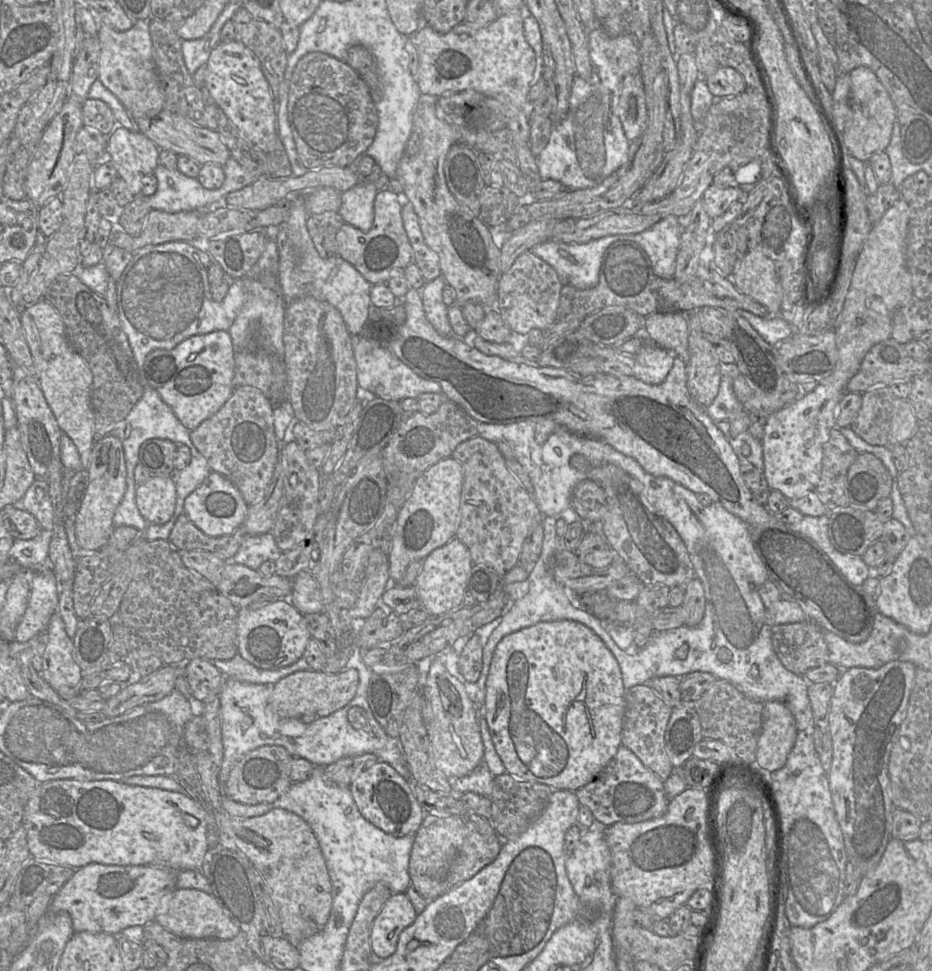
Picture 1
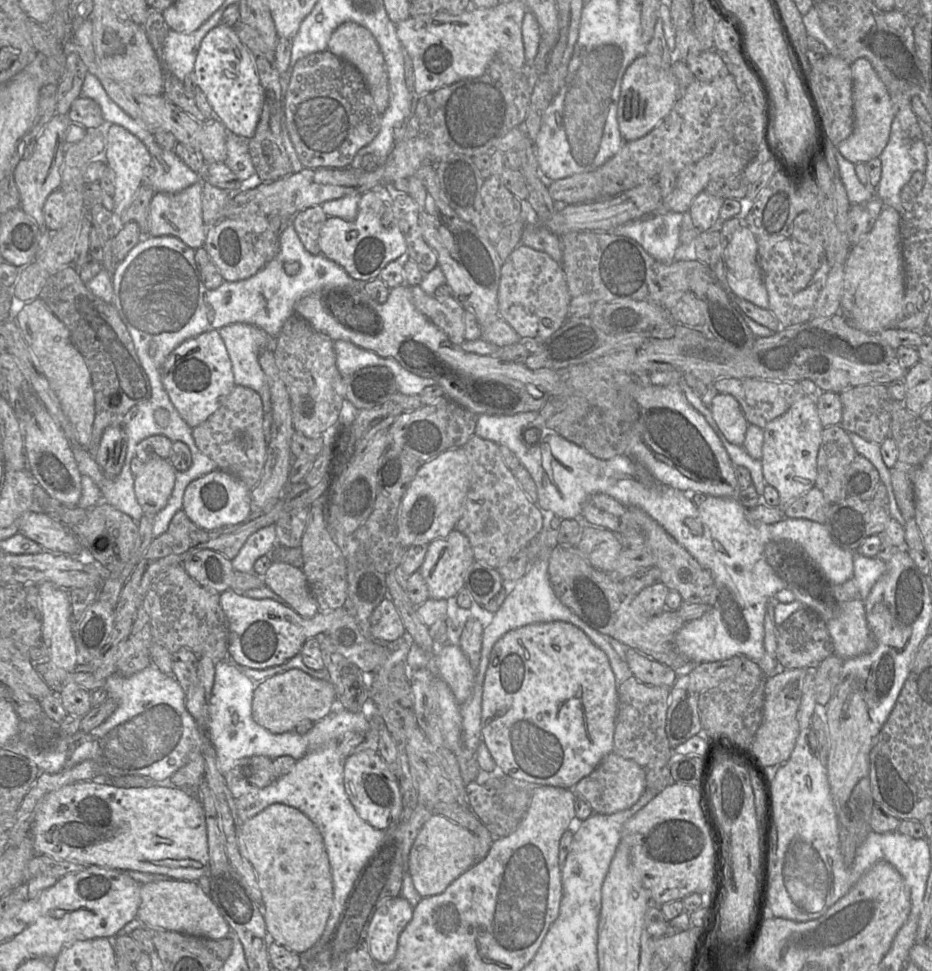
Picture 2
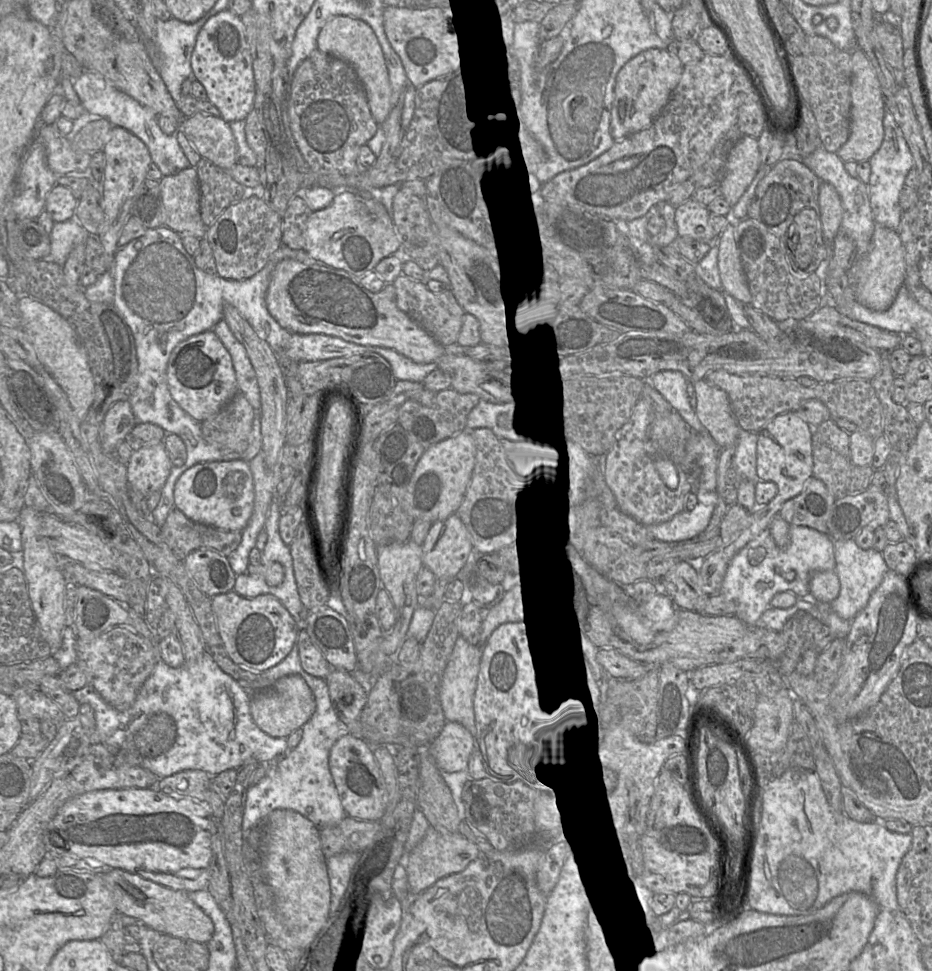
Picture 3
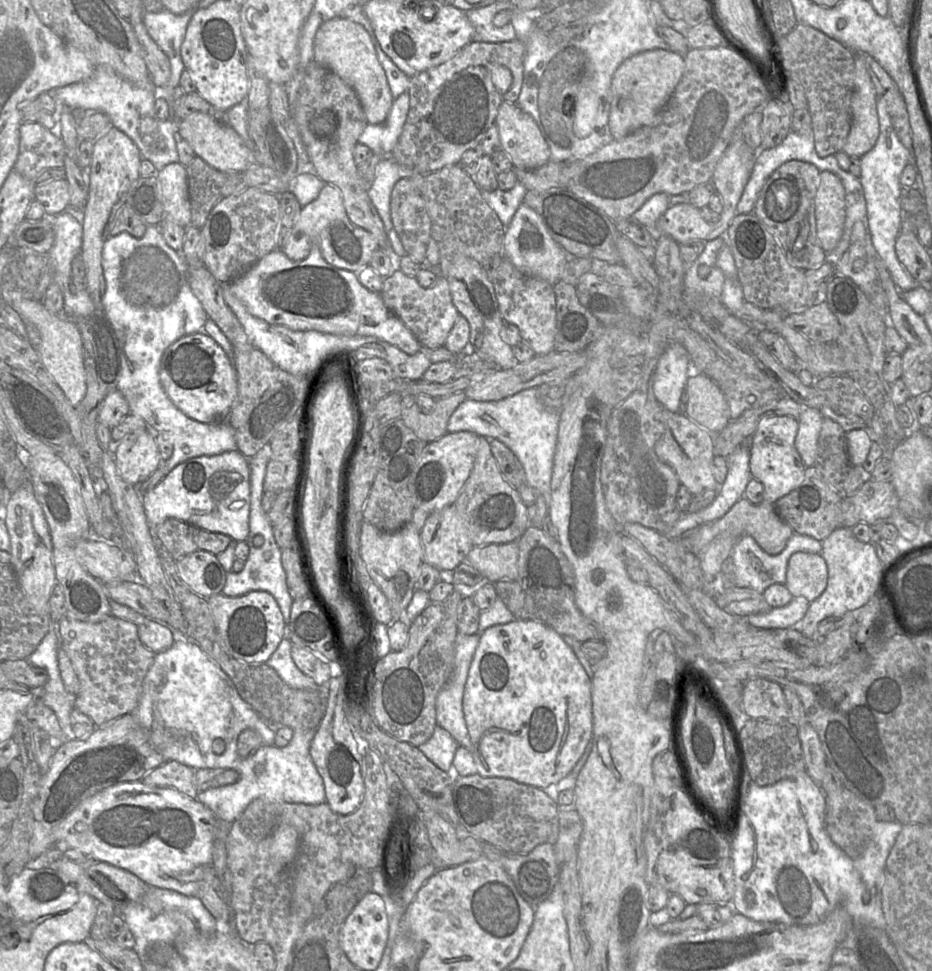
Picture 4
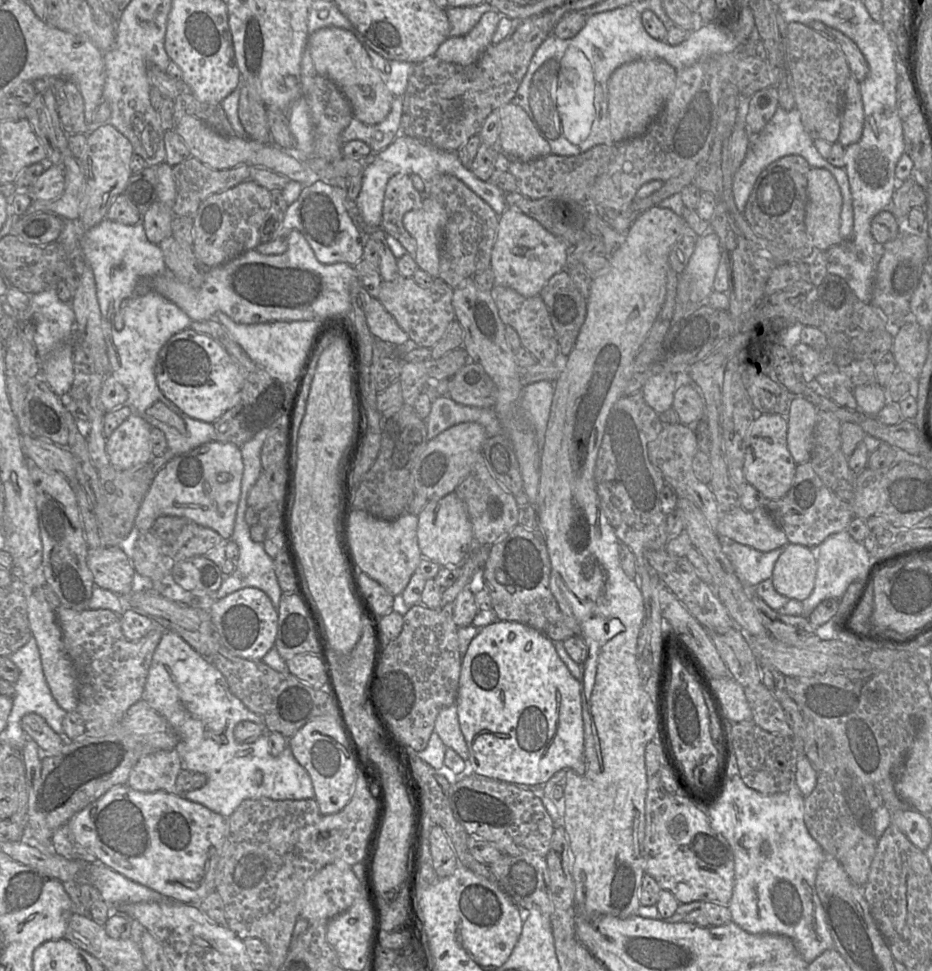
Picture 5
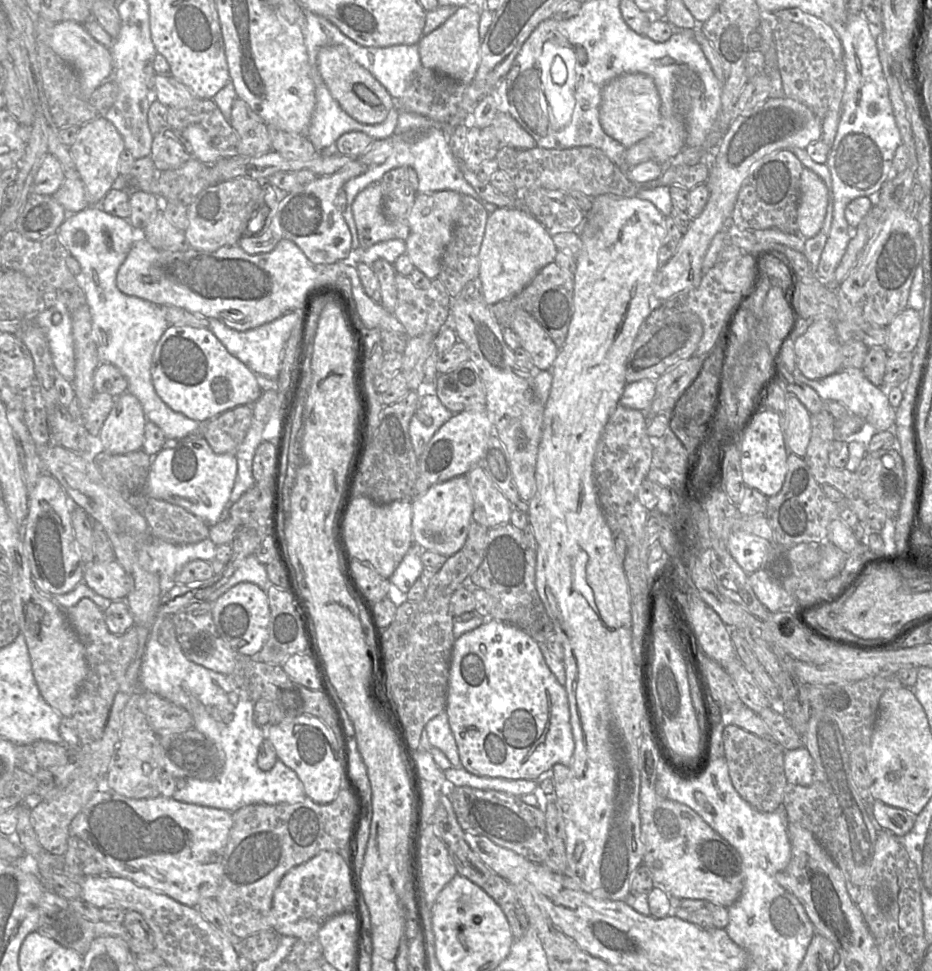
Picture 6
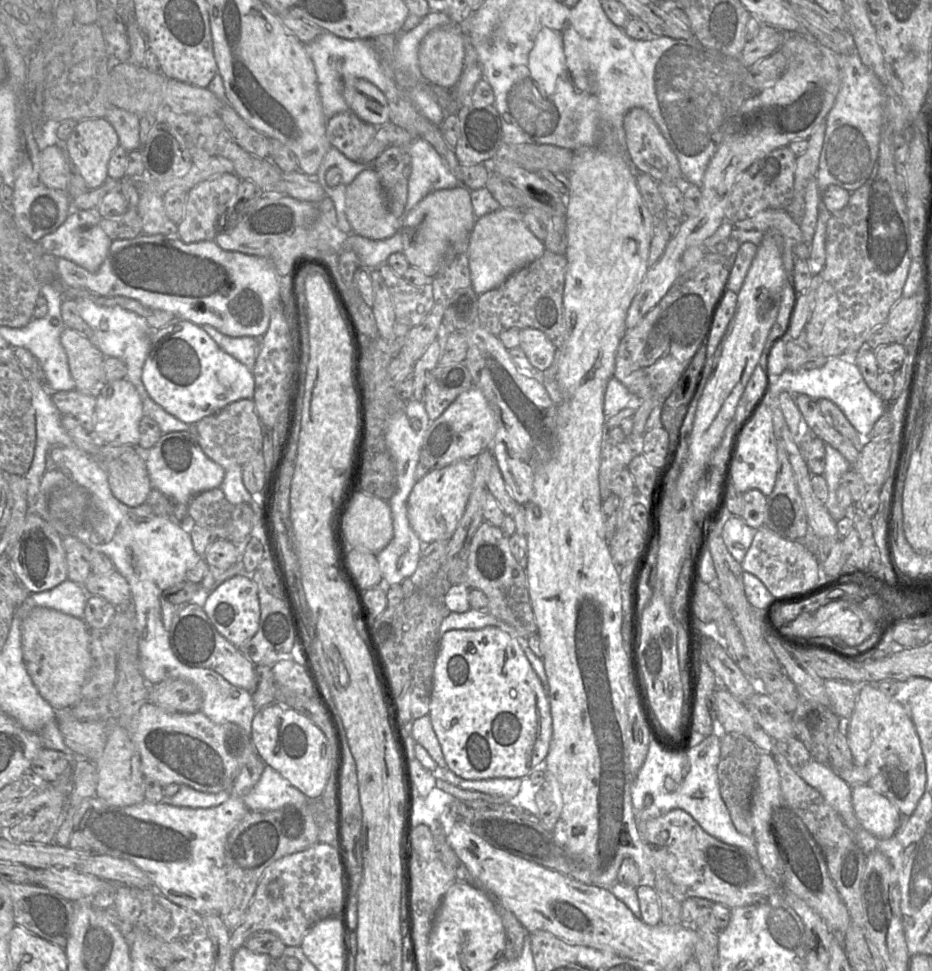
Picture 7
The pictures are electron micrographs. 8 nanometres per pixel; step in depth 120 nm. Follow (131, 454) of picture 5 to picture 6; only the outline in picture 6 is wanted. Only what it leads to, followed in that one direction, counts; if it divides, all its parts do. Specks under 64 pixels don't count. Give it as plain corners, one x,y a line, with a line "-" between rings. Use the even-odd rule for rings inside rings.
125,392
114,399
98,438
104,451
125,454
142,449
147,419
138,399

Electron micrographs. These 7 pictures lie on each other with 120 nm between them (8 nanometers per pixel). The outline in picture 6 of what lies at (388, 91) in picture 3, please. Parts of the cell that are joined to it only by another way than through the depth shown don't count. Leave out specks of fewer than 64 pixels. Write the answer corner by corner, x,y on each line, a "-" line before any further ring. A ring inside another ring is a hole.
325,46
317,55
318,71
333,98
353,119
362,124
379,124
394,107
394,99
374,76
355,62
343,46

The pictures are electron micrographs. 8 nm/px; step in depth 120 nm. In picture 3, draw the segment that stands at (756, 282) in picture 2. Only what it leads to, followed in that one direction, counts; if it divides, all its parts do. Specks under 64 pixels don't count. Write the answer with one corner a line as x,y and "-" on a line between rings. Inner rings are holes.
728,224
717,239
722,290
744,305
750,305
751,293
735,241
735,226
736,224

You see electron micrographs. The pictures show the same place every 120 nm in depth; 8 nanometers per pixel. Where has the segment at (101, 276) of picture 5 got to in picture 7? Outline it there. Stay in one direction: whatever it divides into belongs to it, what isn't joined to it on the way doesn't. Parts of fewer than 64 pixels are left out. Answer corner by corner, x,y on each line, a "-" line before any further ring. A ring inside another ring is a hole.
72,209
57,230
45,235
38,242
57,258
66,258
90,272
95,272
107,257
112,243
100,227
100,220
101,217
95,210
-
89,299
76,300
78,313
92,330
91,342
103,354
104,357
115,357
121,359
127,367
126,379
135,387
138,392
144,415
152,418
163,434
188,431
189,424
186,424
173,415
166,412
156,404
147,393
141,380
142,369
150,346
152,330
147,321
120,306
101,306

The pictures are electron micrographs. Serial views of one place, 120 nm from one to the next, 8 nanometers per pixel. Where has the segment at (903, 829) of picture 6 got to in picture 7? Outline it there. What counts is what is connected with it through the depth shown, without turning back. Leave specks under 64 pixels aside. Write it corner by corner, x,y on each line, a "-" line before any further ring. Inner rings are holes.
867,784
852,787
852,803
861,826
878,838
891,837
902,823
898,809

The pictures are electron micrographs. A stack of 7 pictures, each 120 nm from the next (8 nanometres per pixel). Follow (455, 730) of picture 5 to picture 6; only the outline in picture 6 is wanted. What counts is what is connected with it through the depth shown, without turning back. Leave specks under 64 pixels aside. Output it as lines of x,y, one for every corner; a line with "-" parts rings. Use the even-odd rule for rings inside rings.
445,711
432,718
424,728
429,743
447,757
452,767
462,768
455,738

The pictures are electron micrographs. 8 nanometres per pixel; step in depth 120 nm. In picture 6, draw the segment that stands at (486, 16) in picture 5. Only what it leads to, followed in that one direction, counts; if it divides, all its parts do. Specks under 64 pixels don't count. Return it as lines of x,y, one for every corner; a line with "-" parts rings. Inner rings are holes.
467,6
457,8
441,26
422,36
418,43
422,66
463,84
469,84
476,75
481,59
482,38
479,22
480,12
475,12

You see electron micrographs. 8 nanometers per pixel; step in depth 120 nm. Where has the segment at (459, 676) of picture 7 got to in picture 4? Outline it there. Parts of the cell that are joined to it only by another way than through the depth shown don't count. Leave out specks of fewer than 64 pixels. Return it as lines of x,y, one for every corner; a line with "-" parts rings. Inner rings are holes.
514,619
487,628
471,661
463,713
472,743
477,774
509,778
536,788
558,783
581,758
592,734
592,681
563,637
547,625

